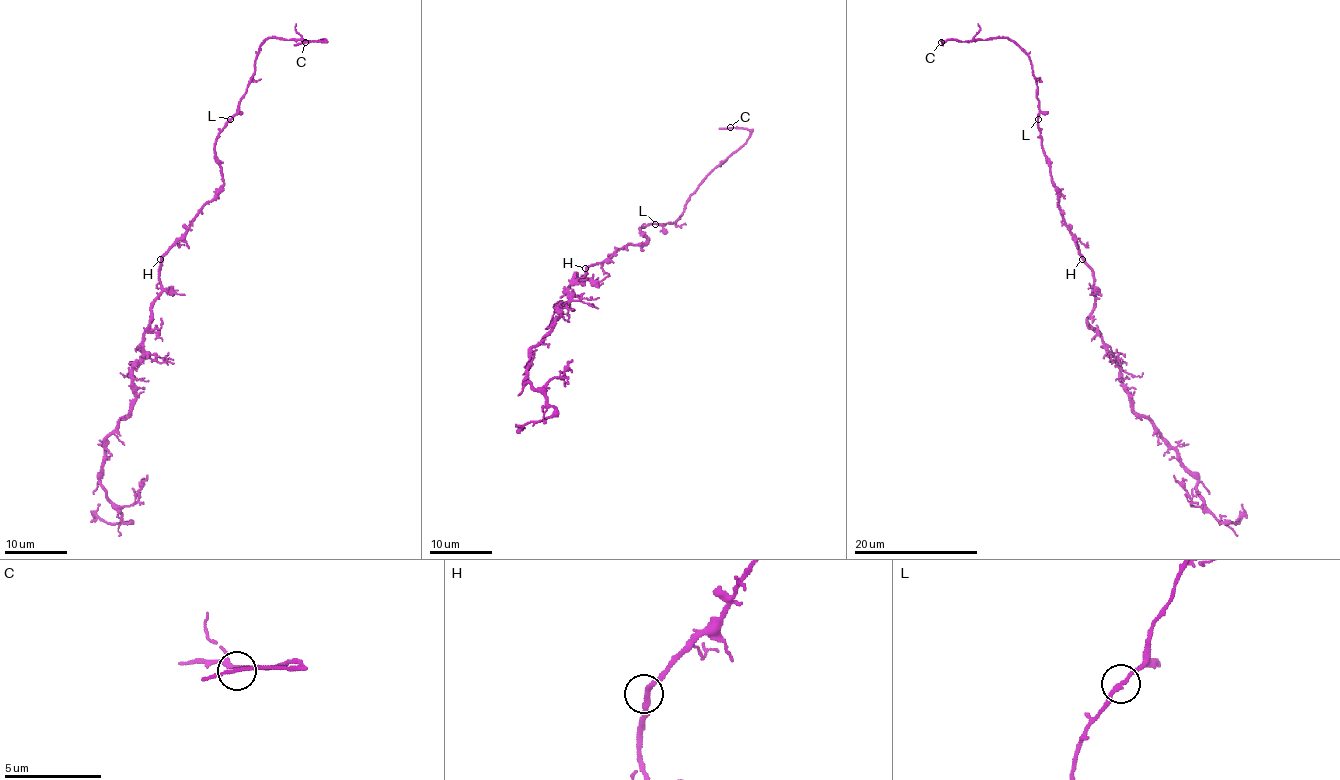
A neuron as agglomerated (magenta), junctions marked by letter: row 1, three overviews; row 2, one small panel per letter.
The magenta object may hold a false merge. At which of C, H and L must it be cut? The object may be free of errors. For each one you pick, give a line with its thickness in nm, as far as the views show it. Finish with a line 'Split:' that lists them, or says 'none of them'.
Split: none of them

